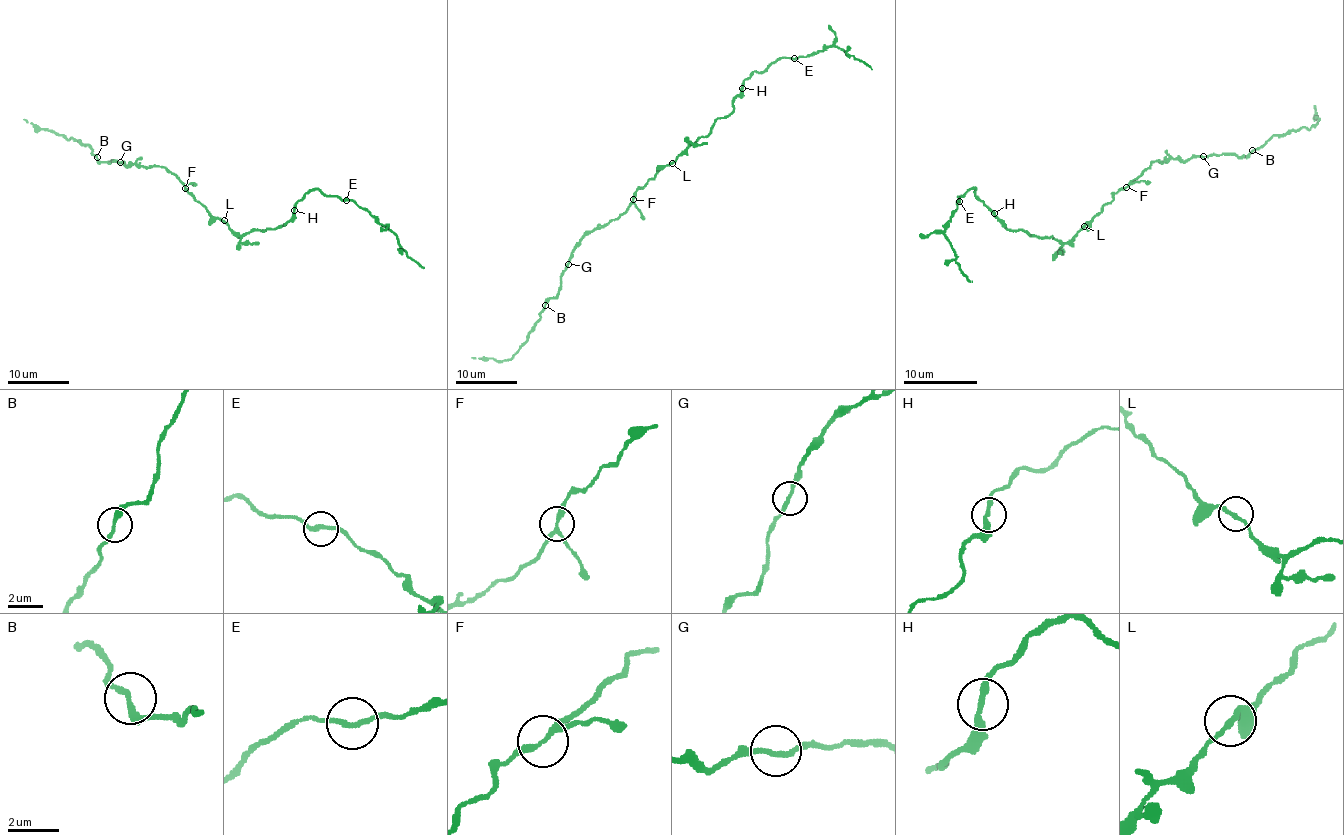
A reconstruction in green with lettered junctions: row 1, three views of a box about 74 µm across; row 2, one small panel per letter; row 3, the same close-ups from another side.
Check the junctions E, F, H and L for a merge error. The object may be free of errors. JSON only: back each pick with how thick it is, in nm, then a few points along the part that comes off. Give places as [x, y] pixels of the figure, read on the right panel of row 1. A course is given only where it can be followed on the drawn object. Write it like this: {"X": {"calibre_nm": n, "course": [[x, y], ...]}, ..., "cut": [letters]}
{"cut": []}

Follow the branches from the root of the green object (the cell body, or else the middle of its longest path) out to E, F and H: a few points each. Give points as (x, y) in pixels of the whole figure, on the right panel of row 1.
E: (1091, 220), (1071, 240), (1060, 242), (1009, 229), (974, 189), (957, 196), (959, 202)
F: (1091, 220), (1117, 191), (1126, 187)
H: (1091, 220), (1071, 240), (1060, 242), (1053, 237), (1031, 237), (1020, 229), (1009, 229), (994, 213)

